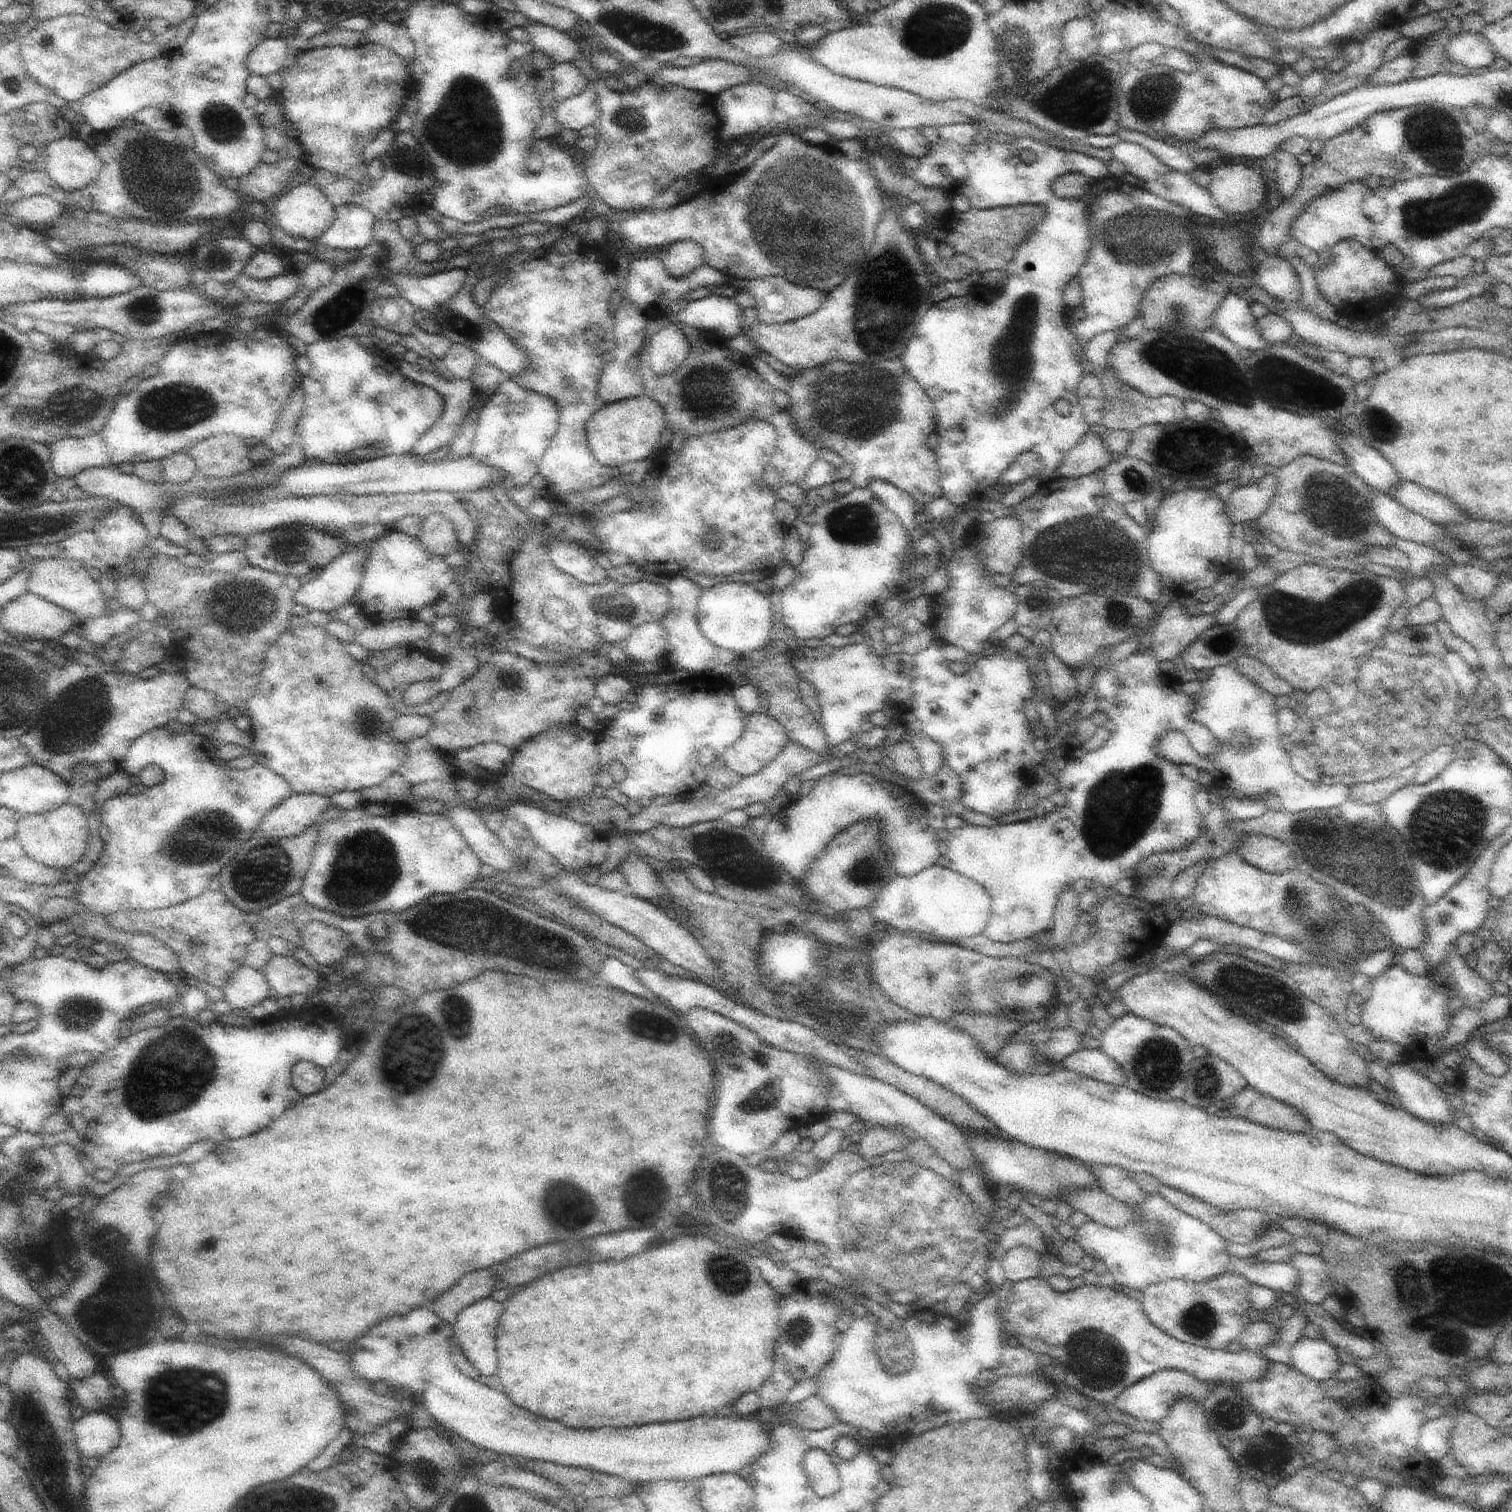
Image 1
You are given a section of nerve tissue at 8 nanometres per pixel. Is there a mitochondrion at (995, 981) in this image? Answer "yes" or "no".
yes

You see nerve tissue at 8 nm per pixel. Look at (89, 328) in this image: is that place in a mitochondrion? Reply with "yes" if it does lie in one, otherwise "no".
no

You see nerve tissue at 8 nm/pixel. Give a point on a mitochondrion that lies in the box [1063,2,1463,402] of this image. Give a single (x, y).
(1141, 241)

